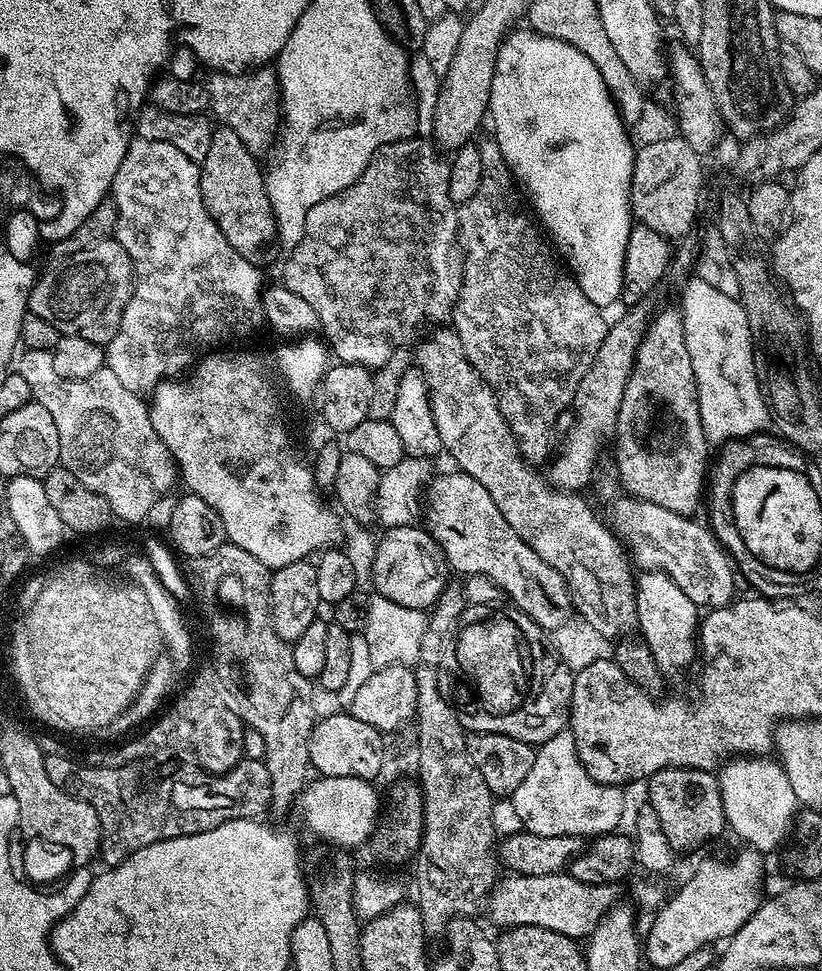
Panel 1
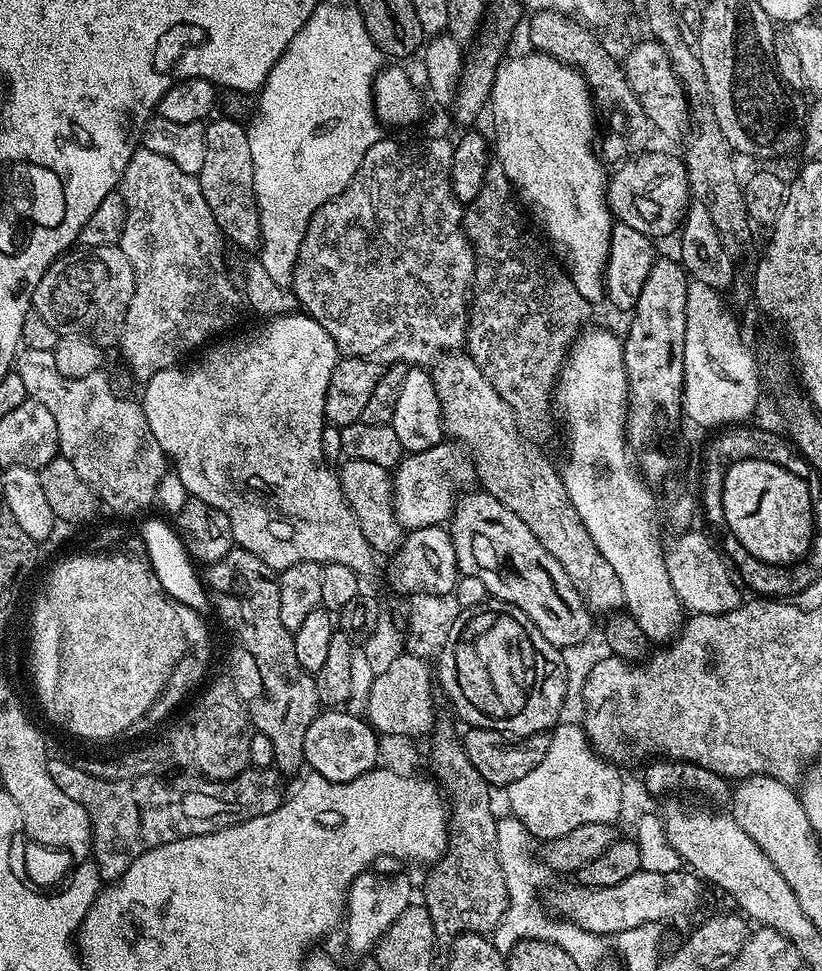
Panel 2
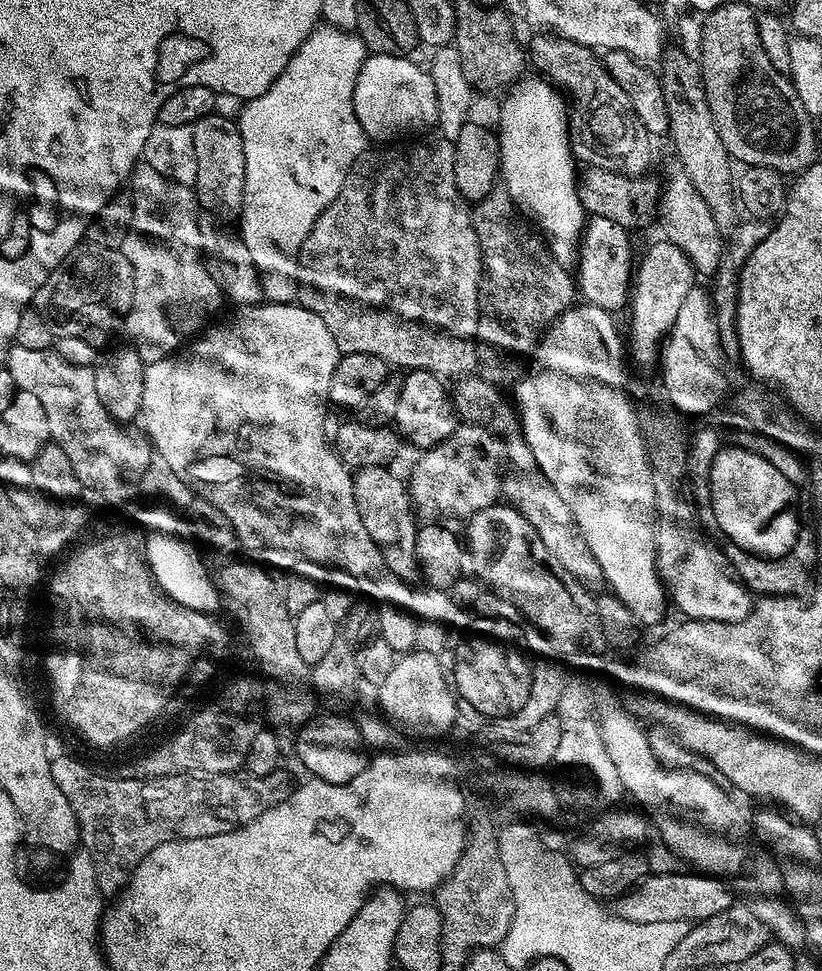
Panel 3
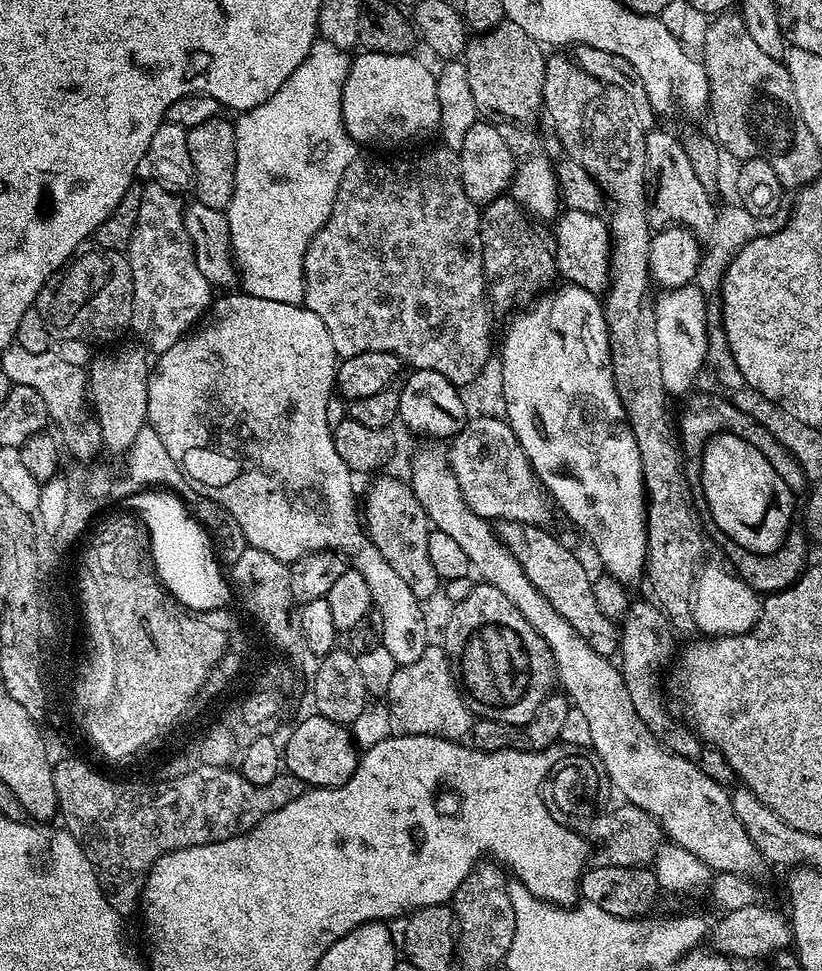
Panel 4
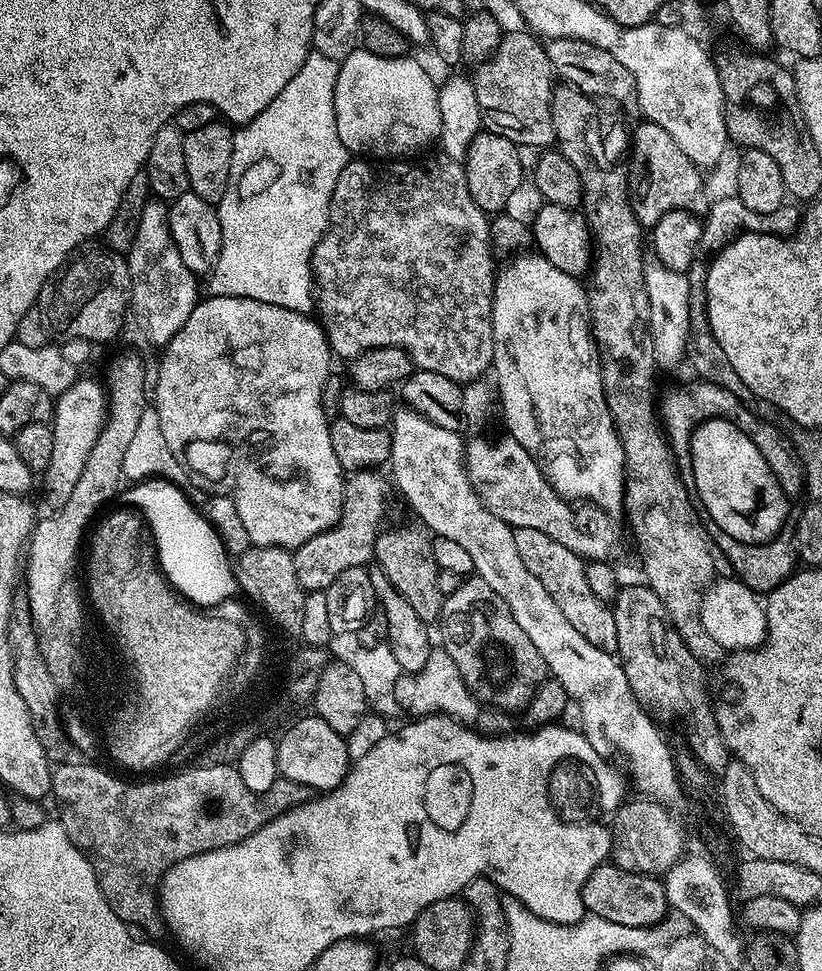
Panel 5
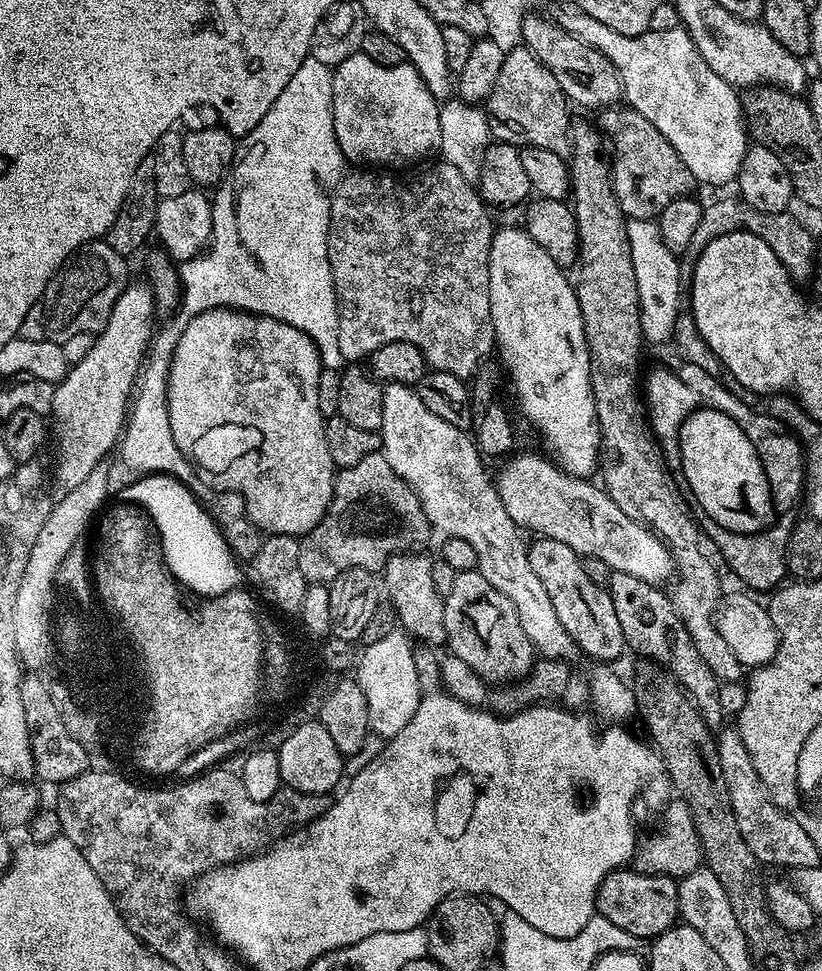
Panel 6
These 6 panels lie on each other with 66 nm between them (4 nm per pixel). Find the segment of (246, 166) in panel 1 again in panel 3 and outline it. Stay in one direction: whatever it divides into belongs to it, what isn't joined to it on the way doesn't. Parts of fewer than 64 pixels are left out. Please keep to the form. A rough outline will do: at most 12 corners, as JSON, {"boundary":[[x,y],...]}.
{"boundary":[[213,114],[191,127],[199,207],[239,217],[246,154],[239,123]]}

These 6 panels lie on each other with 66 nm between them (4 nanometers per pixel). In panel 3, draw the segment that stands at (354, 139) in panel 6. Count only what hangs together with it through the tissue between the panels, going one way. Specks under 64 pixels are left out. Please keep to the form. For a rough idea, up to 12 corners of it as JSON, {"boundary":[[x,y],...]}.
{"boundary":[[369,55],[354,114],[369,141],[437,123],[434,82],[407,56]]}

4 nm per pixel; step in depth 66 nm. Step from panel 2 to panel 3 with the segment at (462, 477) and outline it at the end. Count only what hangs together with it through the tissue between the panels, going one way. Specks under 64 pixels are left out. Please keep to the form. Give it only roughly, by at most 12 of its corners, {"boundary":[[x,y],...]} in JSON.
{"boundary":[[457,423],[407,481],[421,517],[464,516],[502,496],[506,444]]}

